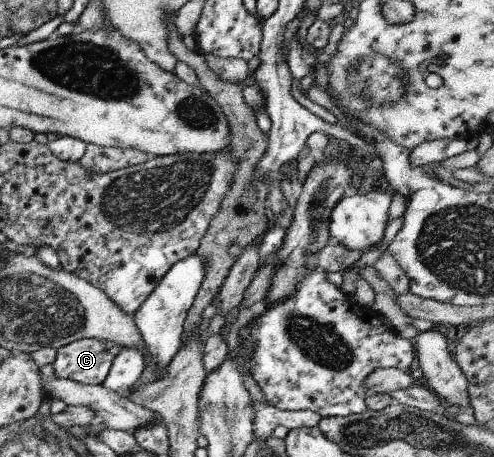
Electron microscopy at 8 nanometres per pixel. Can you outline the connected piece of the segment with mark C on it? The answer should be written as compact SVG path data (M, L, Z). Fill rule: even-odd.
M72 341L56 349L52 362L53 376L84 385L100 385L118 352L120 347L108 341Z

